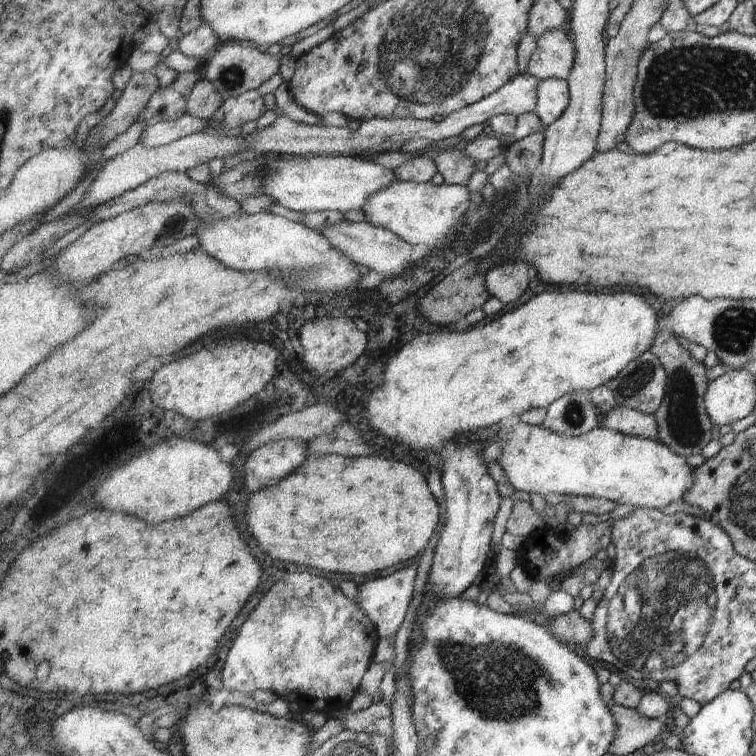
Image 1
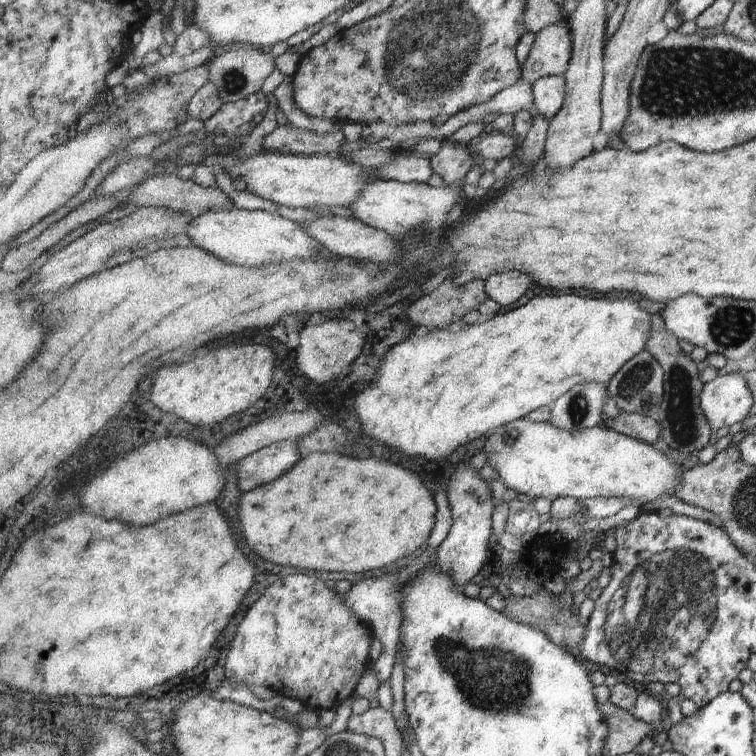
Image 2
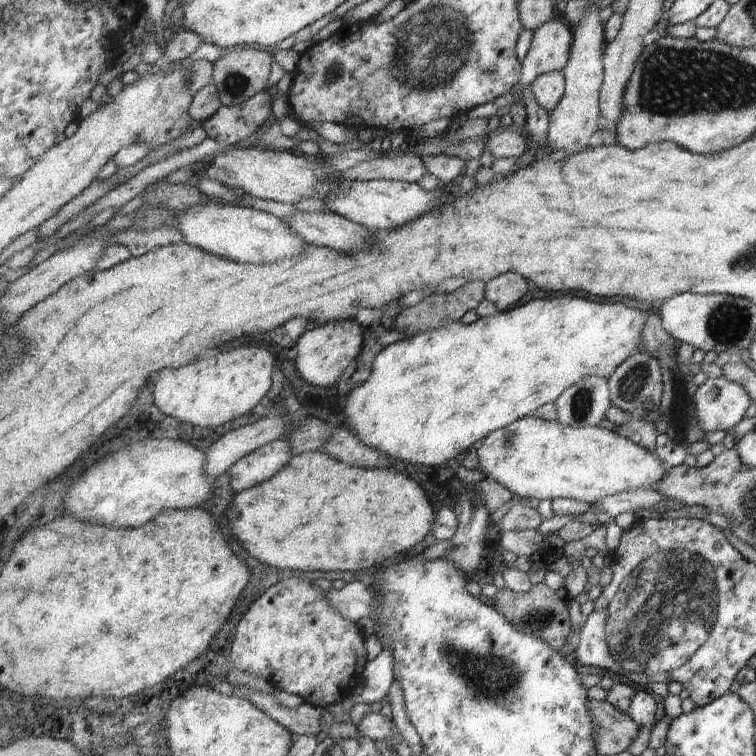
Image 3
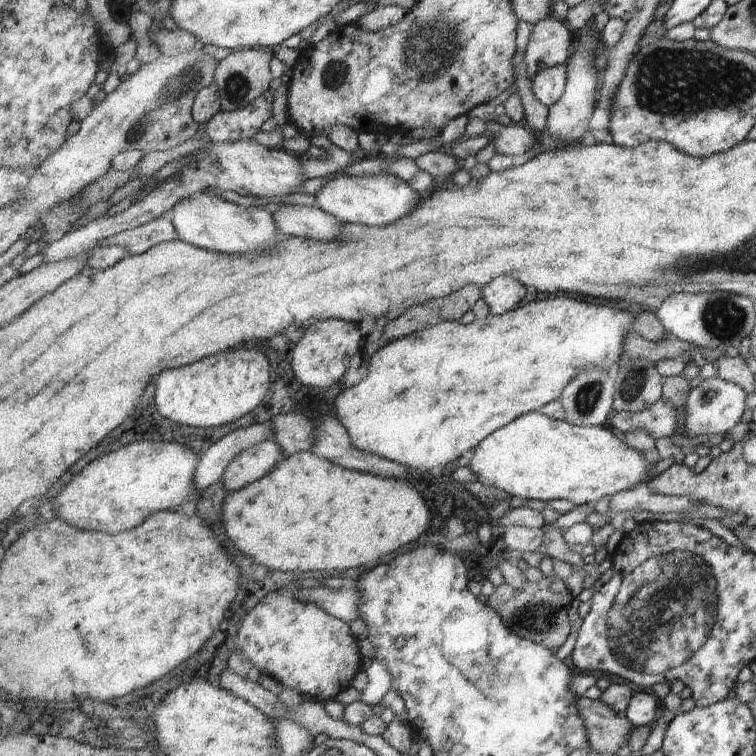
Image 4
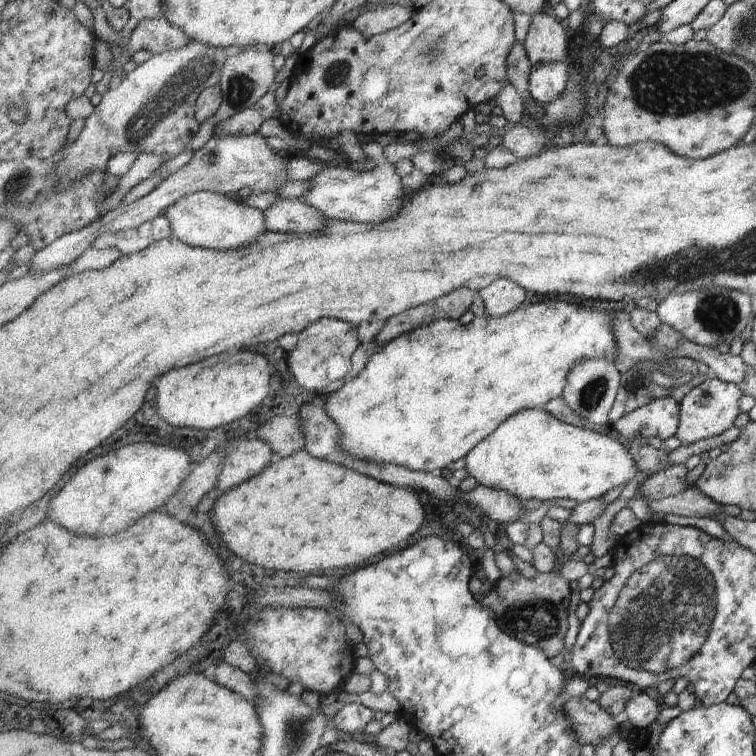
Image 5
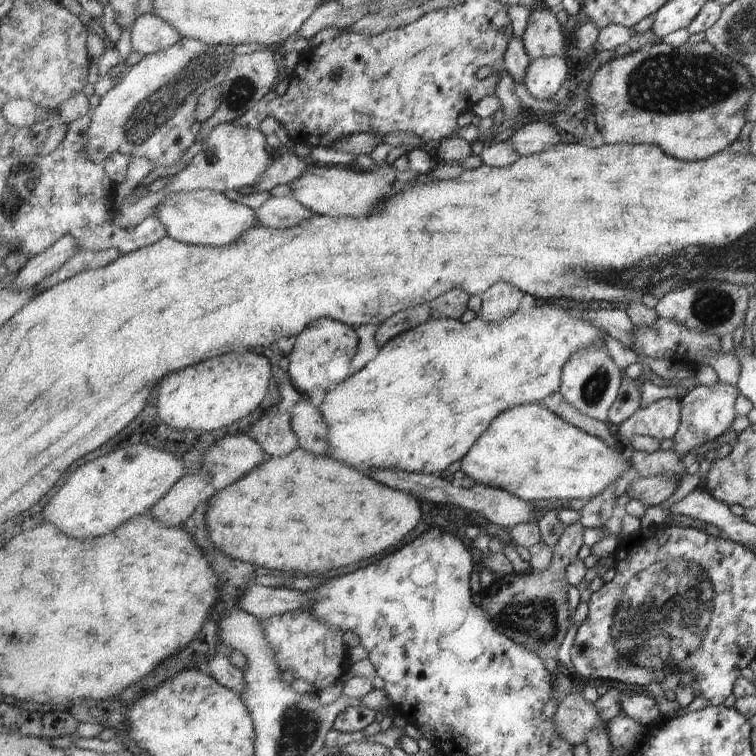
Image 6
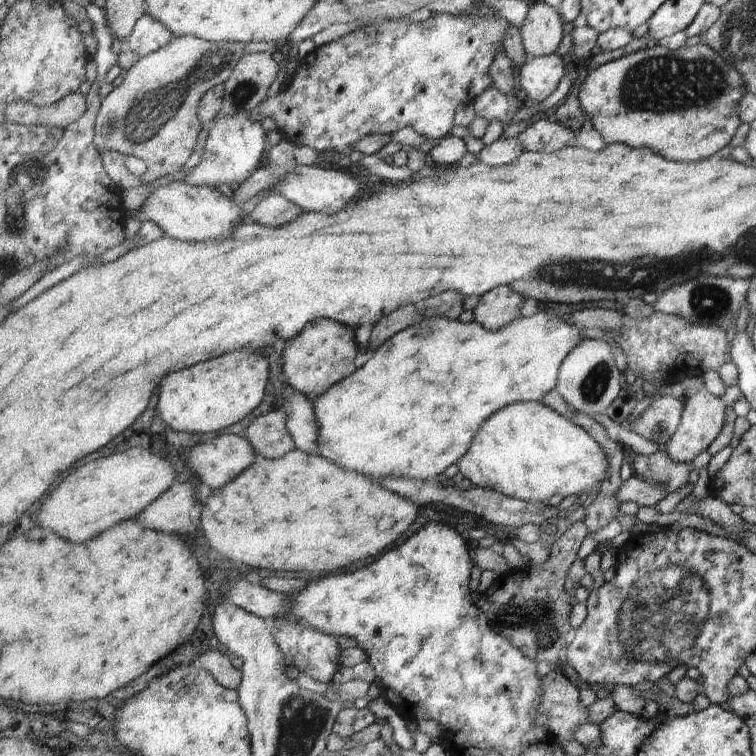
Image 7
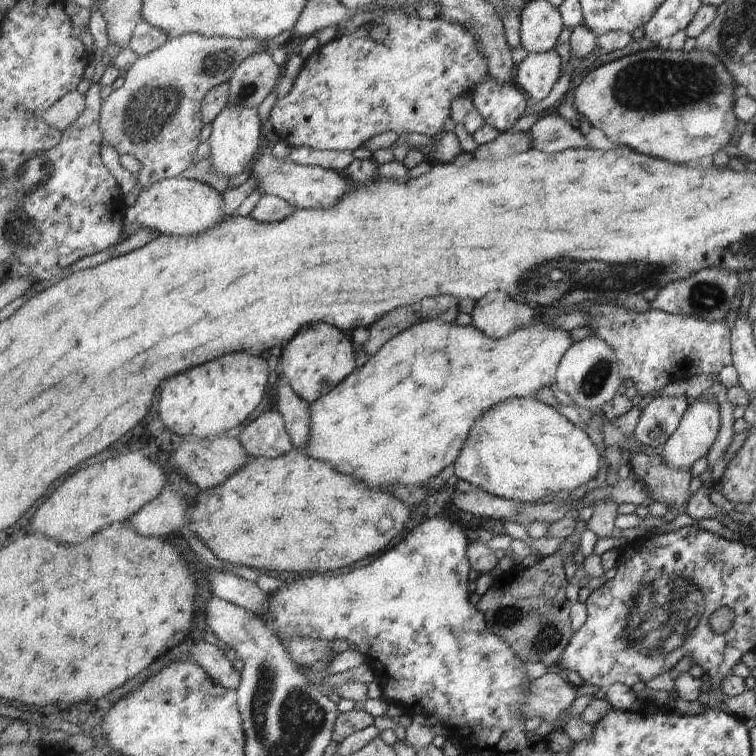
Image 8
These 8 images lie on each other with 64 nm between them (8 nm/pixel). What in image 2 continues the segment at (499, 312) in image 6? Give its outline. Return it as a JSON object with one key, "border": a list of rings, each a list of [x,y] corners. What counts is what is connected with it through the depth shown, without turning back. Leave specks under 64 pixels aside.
{"border":[[[519,270],[505,271],[486,280],[486,292],[489,299],[501,306],[511,306],[527,294],[533,281],[531,276]]]}

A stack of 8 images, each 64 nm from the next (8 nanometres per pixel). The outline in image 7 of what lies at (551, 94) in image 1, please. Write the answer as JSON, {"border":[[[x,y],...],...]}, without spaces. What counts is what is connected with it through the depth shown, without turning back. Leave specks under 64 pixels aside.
{"border":[[[556,53],[529,57],[519,70],[519,84],[531,103],[540,103],[553,94],[566,75],[566,64]]]}

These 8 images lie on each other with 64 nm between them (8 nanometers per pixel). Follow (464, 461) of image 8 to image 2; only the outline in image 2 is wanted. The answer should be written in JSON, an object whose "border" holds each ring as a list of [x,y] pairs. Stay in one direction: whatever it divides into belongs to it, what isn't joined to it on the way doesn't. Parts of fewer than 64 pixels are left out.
{"border":[[[523,418],[499,427],[486,440],[481,454],[482,456],[489,458],[488,463],[497,471],[501,480],[503,480],[507,486],[511,487],[513,490],[515,490],[515,492],[518,492],[518,494],[525,499],[536,499],[539,498],[539,496],[542,496],[553,500],[555,498],[569,498],[573,496],[573,498],[576,498],[579,502],[581,502],[586,498],[592,499],[593,497],[631,497],[636,498],[640,502],[640,508],[646,502],[653,502],[655,499],[658,500],[662,494],[671,495],[672,490],[678,485],[678,476],[680,475],[680,470],[682,468],[681,465],[679,466],[669,462],[669,460],[661,451],[651,447],[651,445],[641,442],[638,439],[631,438],[630,436],[621,434],[619,431],[611,428],[611,426],[607,425],[606,423],[599,424],[599,426],[590,429],[570,431],[555,426],[550,421],[538,423]]]}

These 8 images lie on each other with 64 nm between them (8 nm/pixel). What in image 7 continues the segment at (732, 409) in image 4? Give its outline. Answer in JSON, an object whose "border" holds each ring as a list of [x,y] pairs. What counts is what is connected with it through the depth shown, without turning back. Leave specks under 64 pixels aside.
{"border":[[[737,385],[725,387],[721,398],[711,395],[706,390],[700,390],[697,394],[682,400],[683,410],[674,436],[666,442],[664,453],[673,463],[691,463],[693,457],[703,452],[708,444],[719,434],[724,421],[724,410],[731,407],[736,400],[741,400],[741,391]]]}

